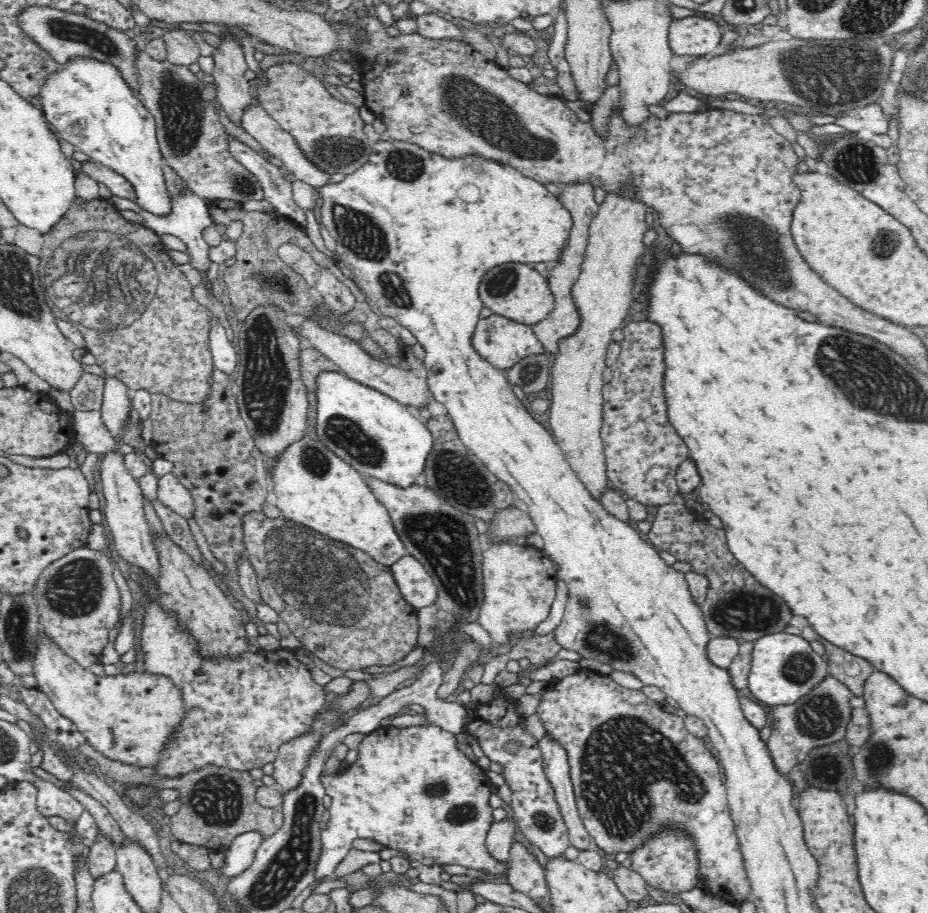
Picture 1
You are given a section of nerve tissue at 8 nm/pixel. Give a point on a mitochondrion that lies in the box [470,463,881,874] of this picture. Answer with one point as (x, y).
(623, 760)

